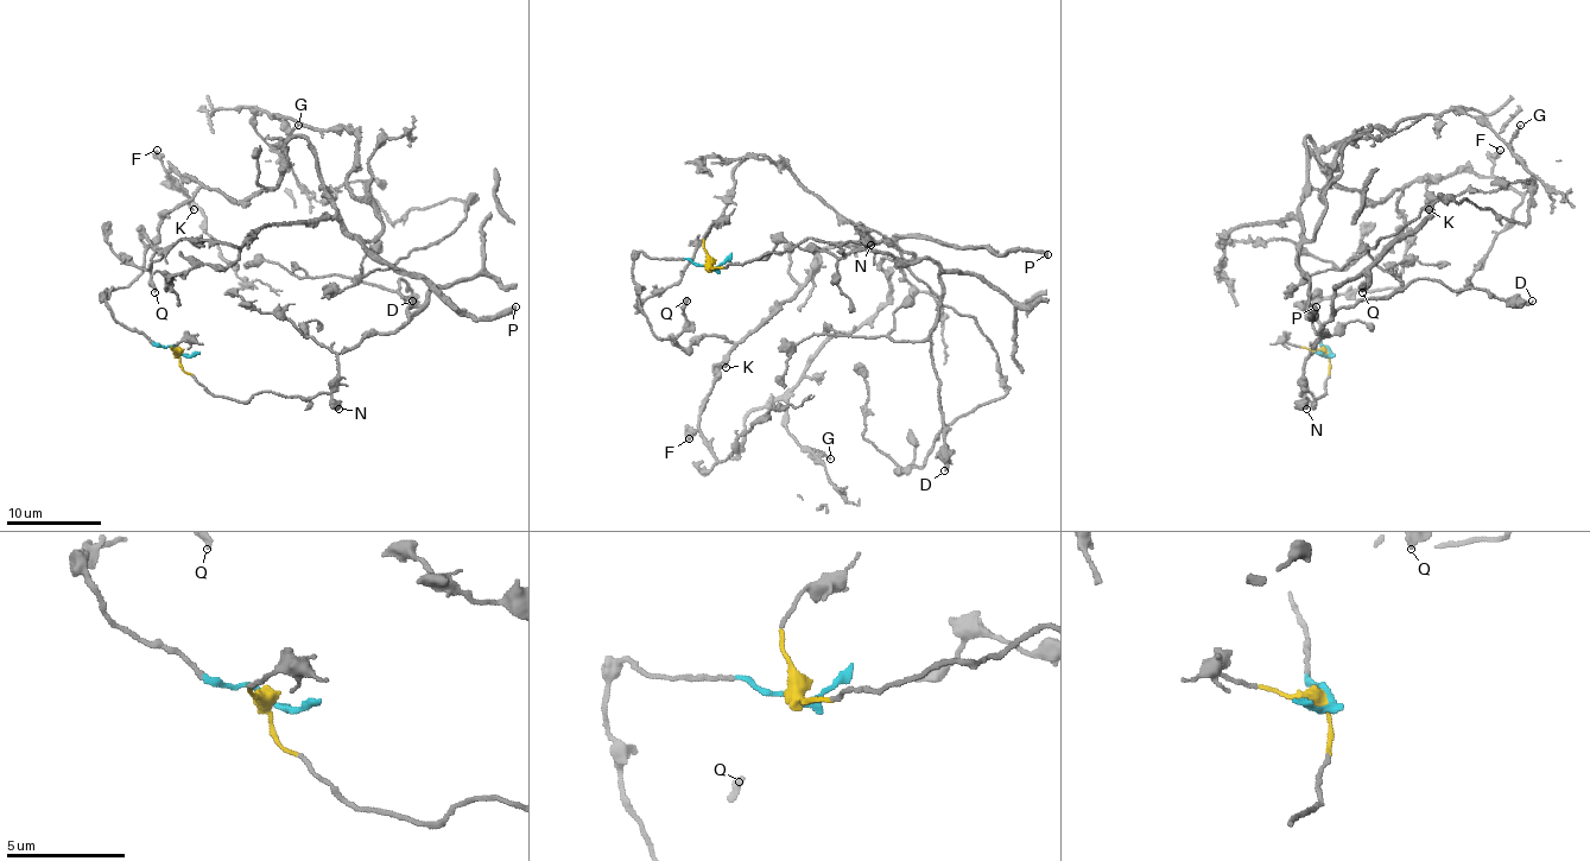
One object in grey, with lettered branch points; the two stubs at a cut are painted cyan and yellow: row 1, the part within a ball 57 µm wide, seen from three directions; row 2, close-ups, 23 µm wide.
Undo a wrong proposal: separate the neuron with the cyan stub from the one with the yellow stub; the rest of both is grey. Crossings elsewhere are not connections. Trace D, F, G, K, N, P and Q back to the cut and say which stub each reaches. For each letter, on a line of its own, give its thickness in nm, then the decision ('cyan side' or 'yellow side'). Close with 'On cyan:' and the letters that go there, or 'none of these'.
D: calibre 240 nm; yellow side
F: calibre 440 nm; cyan side
G: calibre 150 nm; cyan side
K: calibre 140 nm; cyan side
N: calibre 650 nm; yellow side
P: calibre 400 nm; cyan side
Q: calibre 320 nm; cyan side
On cyan: F, G, K, P, Q

